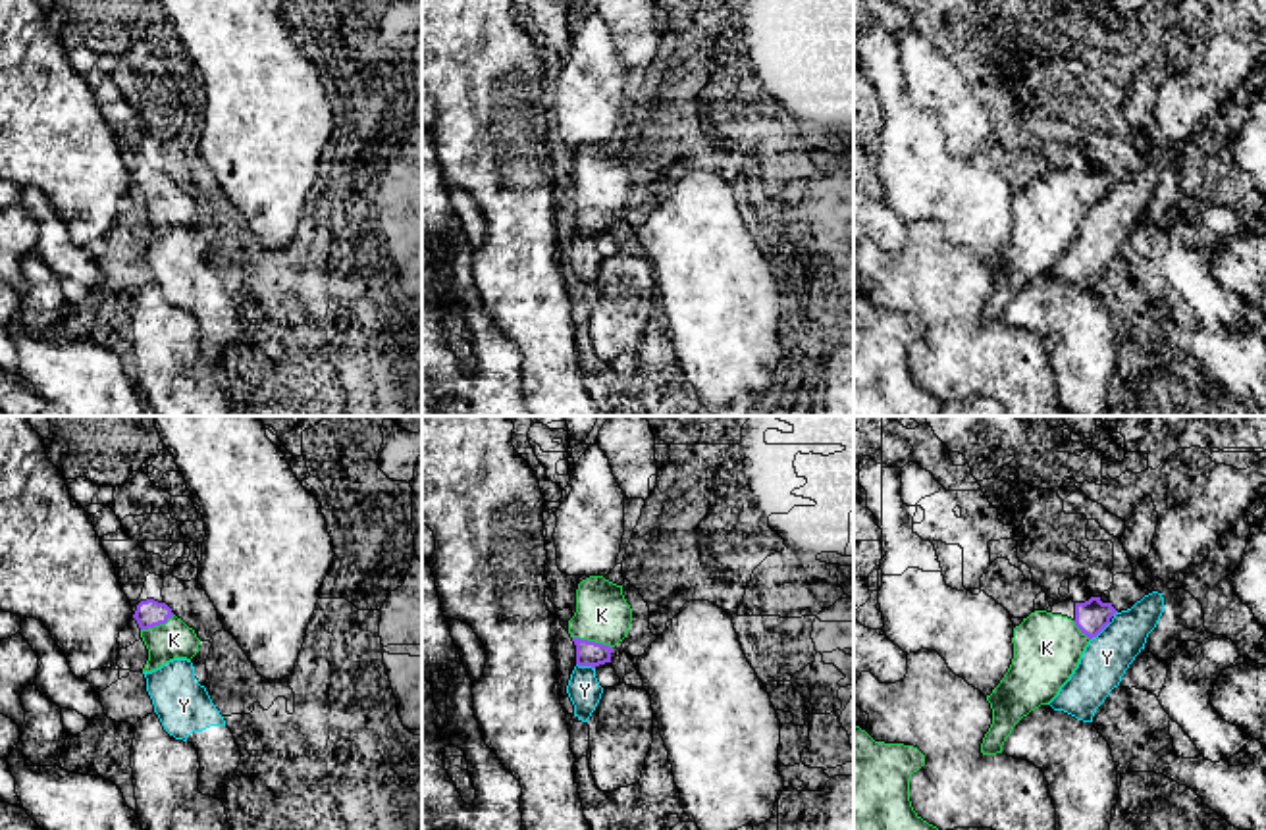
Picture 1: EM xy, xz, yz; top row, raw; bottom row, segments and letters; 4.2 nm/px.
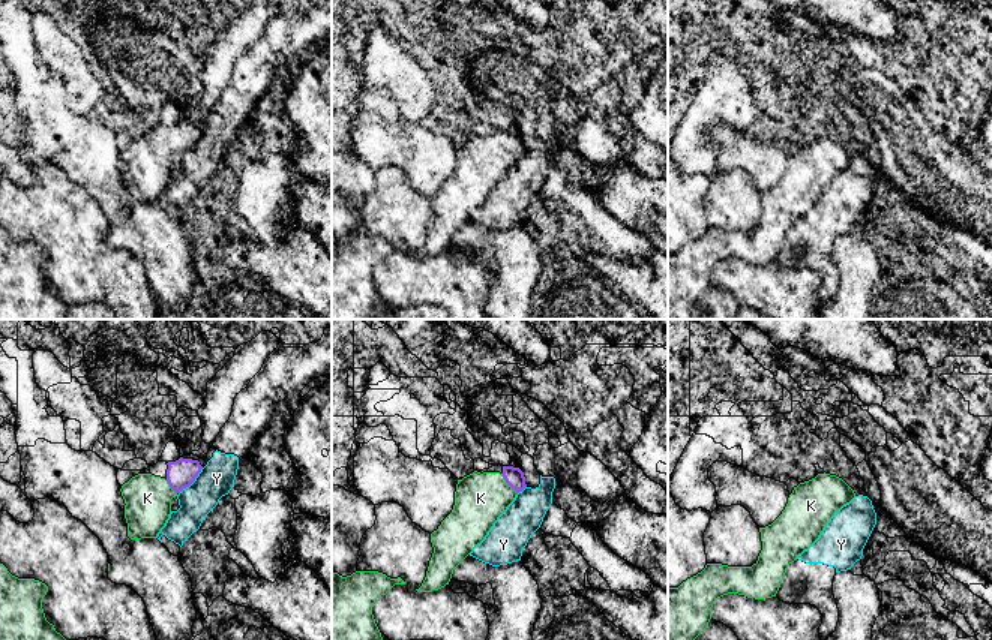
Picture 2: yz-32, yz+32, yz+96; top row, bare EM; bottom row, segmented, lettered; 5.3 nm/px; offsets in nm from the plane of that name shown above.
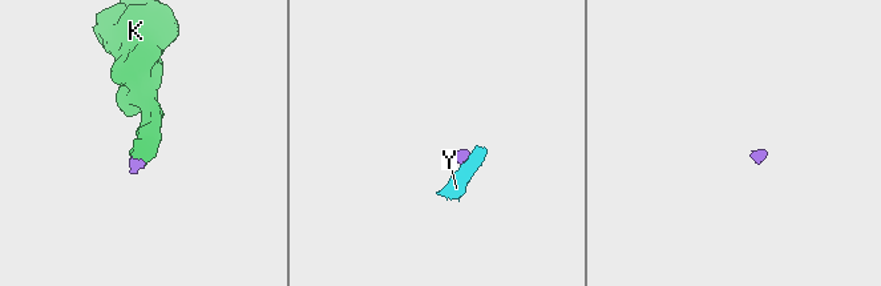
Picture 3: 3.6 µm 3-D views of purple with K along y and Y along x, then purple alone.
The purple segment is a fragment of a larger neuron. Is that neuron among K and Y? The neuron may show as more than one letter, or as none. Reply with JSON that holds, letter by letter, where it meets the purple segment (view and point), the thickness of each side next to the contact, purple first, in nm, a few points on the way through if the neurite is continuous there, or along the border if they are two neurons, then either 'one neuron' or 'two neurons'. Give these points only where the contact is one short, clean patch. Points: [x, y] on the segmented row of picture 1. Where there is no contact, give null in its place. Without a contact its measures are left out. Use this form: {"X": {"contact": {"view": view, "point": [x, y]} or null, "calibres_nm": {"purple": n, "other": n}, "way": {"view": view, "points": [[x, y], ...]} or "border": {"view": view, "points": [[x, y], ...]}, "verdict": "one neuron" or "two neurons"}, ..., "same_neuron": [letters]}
{"K": {"contact": {"view": "xz", "point": [592, 642]}, "calibres_nm": {"purple": 110, "other": 220}, "way": {"view": "xz", "points": [[588, 653], [592, 642], [602, 615]]}, "verdict": "one neuron"}, "Y": {"contact": {"view": "yz", "point": [1101, 630]}, "calibres_nm": {"purple": 140, "other": 200}, "border": {"view": "yz", "points": [[1110, 622], [1091, 640]]}, "verdict": "two neurons"}, "same_neuron": ["K"]}

